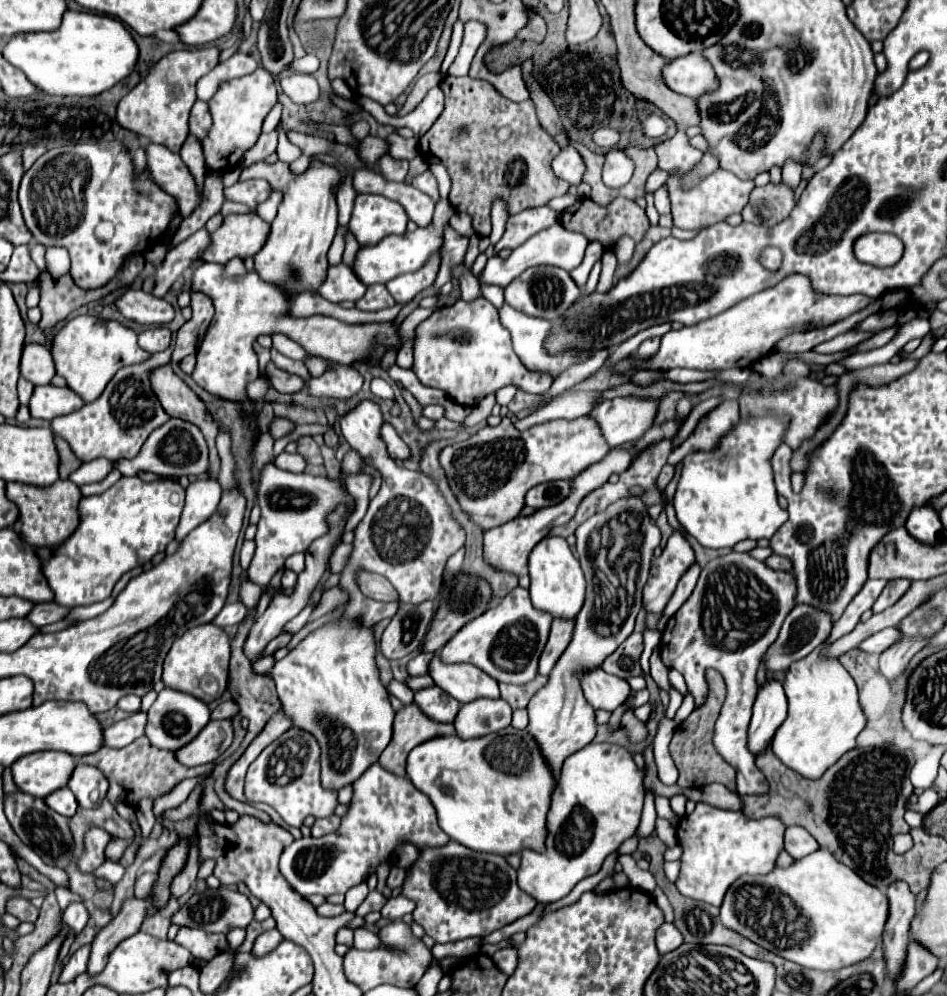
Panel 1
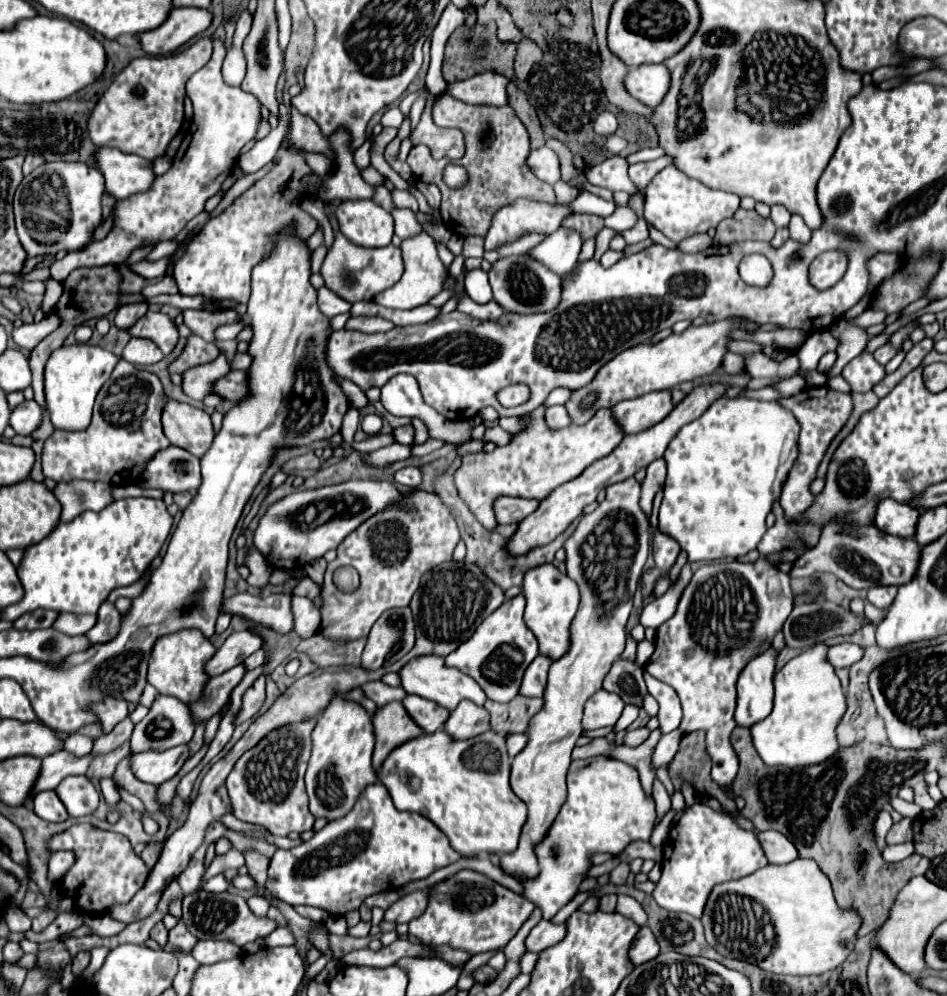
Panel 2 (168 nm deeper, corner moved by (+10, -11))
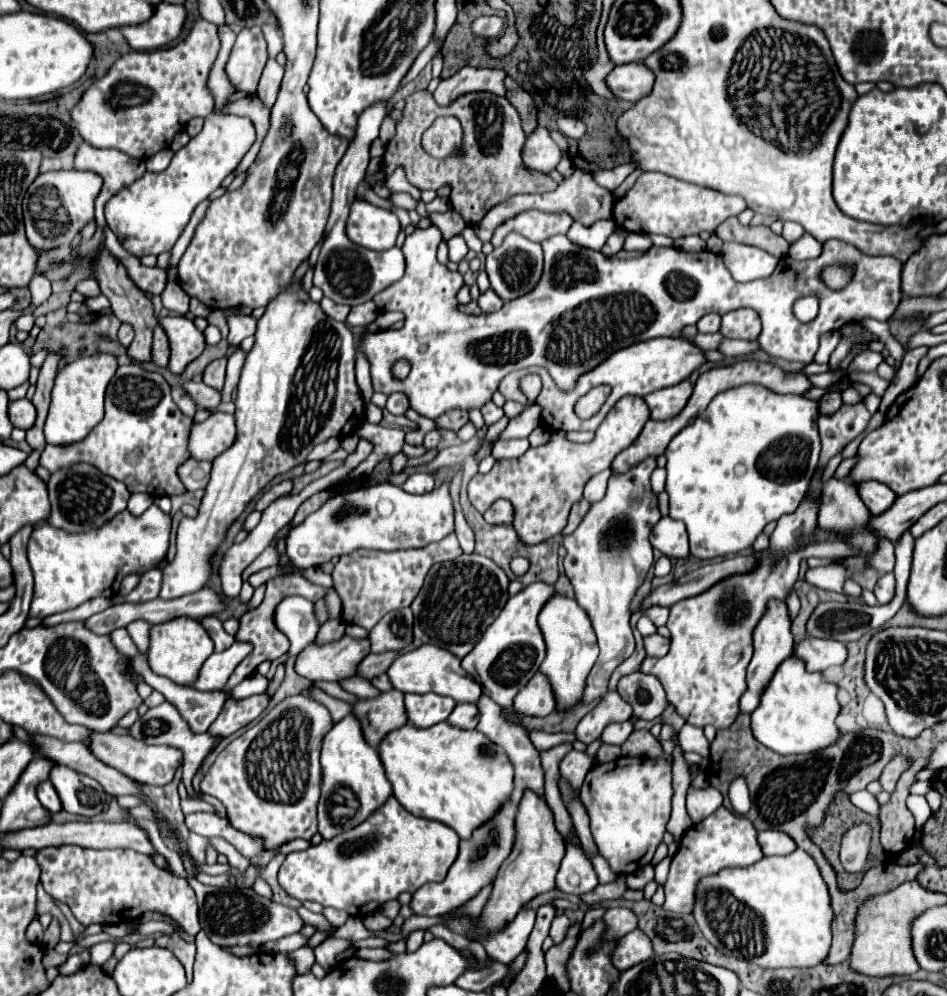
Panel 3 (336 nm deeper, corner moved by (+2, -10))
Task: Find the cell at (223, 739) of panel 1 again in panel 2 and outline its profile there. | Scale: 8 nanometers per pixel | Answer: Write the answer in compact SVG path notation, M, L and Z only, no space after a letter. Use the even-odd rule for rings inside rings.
M188 745L172 747L162 753L144 751L144 753L136 753L132 757L132 771L136 777L140 777L146 783L162 785L164 781L172 779L182 769L182 765L188 761L188 757L190 757Z

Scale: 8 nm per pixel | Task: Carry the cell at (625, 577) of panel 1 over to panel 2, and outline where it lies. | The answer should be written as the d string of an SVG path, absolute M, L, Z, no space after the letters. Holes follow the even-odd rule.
M632 477L620 483L614 483L606 489L606 499L598 505L598 509L590 515L584 515L572 533L572 537L564 543L566 549L566 573L570 579L574 579L580 587L580 607L578 613L570 625L570 647L568 651L552 663L548 673L548 683L544 689L544 705L542 709L530 719L530 725L526 729L528 743L526 747L514 757L512 761L512 775L510 785L512 791L526 803L528 807L528 821L522 829L518 849L502 855L500 865L508 875L514 877L534 877L538 873L538 863L534 855L534 845L546 835L548 827L552 825L552 819L556 819L560 807L566 799L566 771L570 767L570 755L576 747L576 741L582 735L582 709L584 703L602 689L602 681L606 673L610 671L610 663L618 659L624 651L626 643L626 621L632 611L632 599L634 591L638 587L638 579L642 575L644 563L650 553L650 523L644 515L644 511L638 505L640 501L640 483Z

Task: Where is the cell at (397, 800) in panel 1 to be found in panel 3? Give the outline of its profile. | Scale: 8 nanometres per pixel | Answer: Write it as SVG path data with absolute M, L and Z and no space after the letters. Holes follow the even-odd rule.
M388 798L384 808L376 810L366 822L356 826L350 832L338 834L332 840L322 840L318 846L310 846L304 852L292 852L286 856L278 872L280 886L296 900L314 900L322 906L332 906L346 910L352 916L360 916L360 908L376 910L388 900L396 900L402 892L414 894L420 886L428 882L442 882L448 868L456 860L458 842L454 830L440 826L440 822L428 822L426 818L416 818L408 814L396 798Z

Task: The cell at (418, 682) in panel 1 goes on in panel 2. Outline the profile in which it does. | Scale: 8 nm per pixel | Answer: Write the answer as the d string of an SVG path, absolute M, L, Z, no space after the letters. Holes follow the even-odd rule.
M382 681L366 683L362 689L364 689L364 695L372 699L378 707L384 707L386 703L392 703L392 701L402 701L406 697L406 691L402 687L390 687Z

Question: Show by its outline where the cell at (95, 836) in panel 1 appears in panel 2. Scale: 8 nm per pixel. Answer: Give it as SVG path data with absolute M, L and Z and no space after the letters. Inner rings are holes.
M56 851L50 857L48 881L50 883L58 883L74 863L76 863L76 855L72 851Z

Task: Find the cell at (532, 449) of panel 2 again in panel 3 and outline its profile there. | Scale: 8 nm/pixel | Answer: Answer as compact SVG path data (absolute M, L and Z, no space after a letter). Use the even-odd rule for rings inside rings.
M620 398L598 426L596 438L590 444L574 444L564 438L564 432L552 432L548 444L528 448L526 454L514 460L496 460L488 474L476 474L468 484L468 498L480 514L500 498L510 500L515 511L513 525L520 540L527 545L540 544L564 530L570 506L582 498L586 480L610 468L616 454L638 438L648 418L650 410L644 398Z

